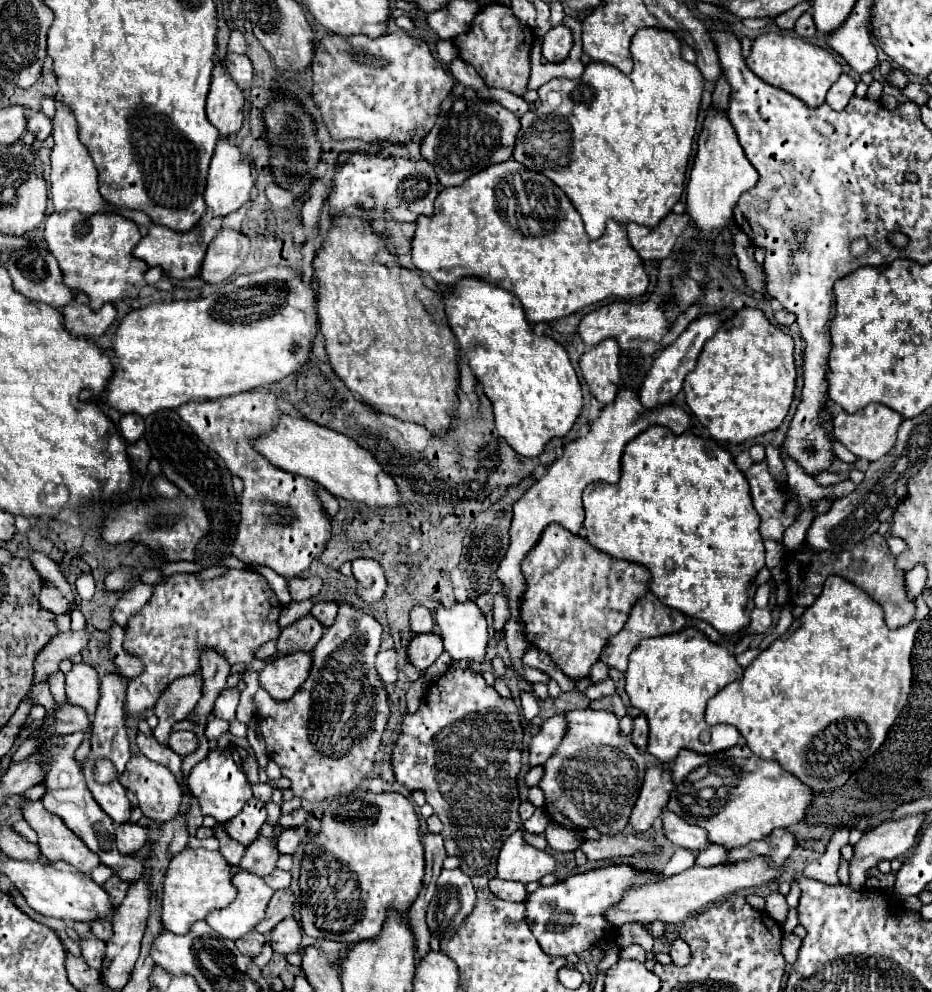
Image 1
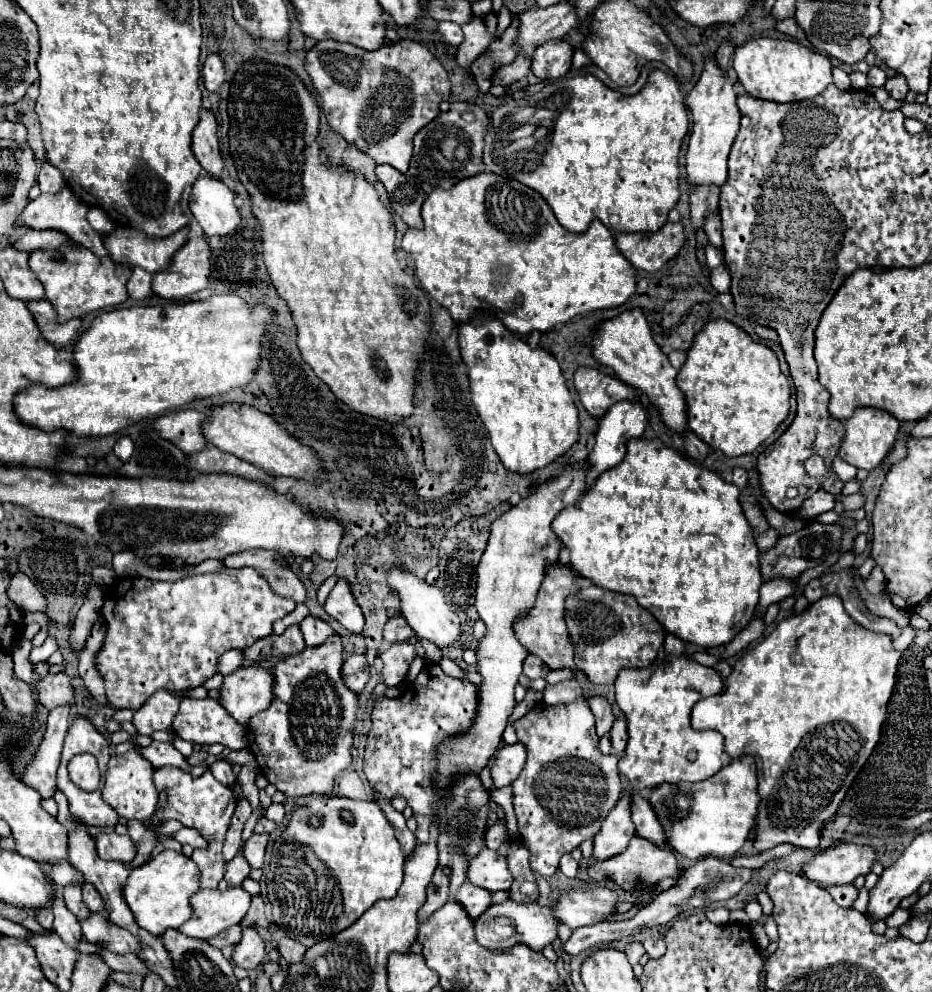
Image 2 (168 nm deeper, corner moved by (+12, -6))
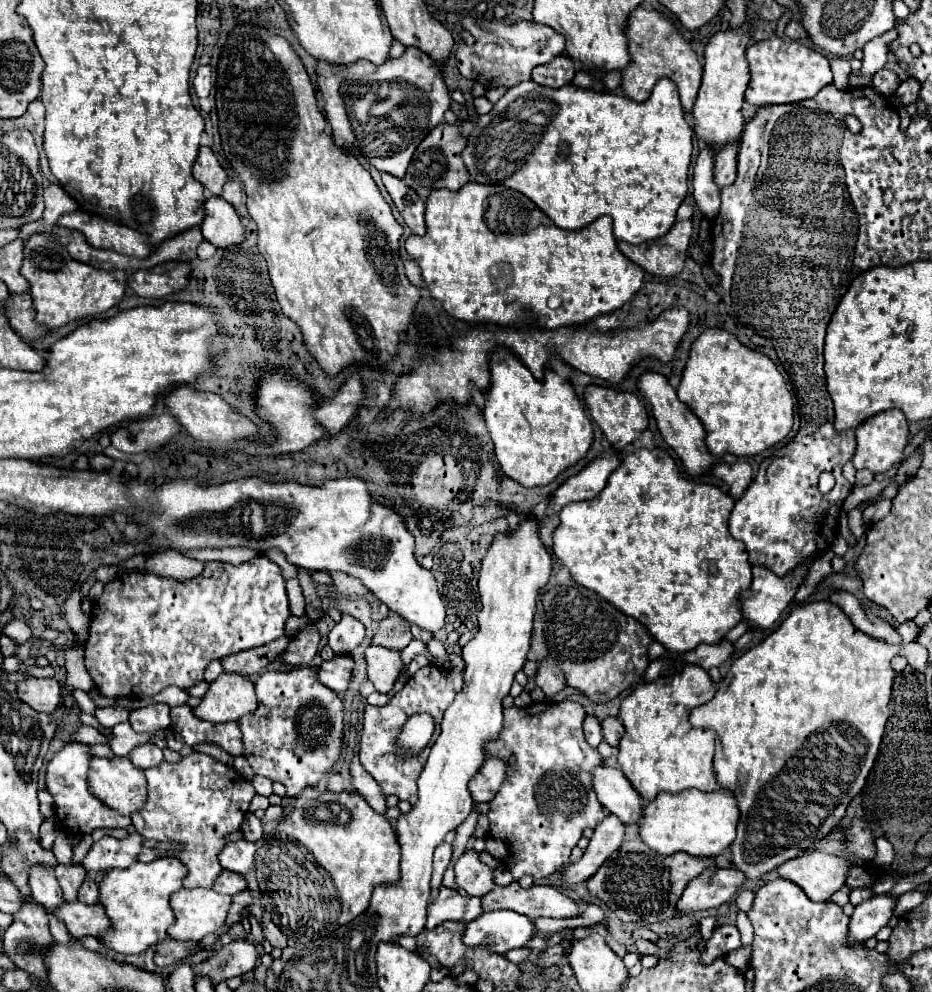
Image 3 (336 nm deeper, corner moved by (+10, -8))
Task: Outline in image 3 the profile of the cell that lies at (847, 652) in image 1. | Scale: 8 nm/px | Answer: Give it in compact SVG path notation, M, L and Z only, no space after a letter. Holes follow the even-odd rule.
M819 600L819 602L803 604L803 606L793 608L791 614L781 622L781 626L777 630L773 630L757 646L747 650L743 656L739 656L731 664L727 676L721 680L721 686L719 686L715 698L711 702L707 702L705 706L699 706L691 712L689 720L693 726L713 728L717 732L717 746L715 746L715 758L713 758L715 778L723 790L731 792L737 798L737 804L741 810L739 826L737 826L737 838L729 846L731 848L731 864L733 864L733 868L741 870L749 880L759 880L765 872L771 872L773 868L781 866L783 862L801 856L803 852L813 848L819 840L827 838L831 834L831 830L843 820L849 802L865 786L867 776L873 768L873 762L875 762L879 746L881 746L881 738L885 732L887 718L889 718L891 688L893 688L893 680L895 680L895 672L893 672L889 662L897 652L899 652L899 646L891 646L891 644L885 644L881 640L873 640L871 636L865 636L861 630L857 630L851 624L851 620L847 618L847 614L839 606L835 606L833 602Z

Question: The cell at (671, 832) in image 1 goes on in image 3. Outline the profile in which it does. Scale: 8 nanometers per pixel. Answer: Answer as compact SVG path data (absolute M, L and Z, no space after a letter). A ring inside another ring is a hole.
M597 766L591 784L601 806L607 808L609 814L615 814L623 824L635 824L641 818L641 798L635 796L633 786L629 786L625 774L617 766Z

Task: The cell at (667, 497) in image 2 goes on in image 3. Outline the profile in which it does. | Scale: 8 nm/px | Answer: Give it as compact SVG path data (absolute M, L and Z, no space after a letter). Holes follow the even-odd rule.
M639 448L631 454L627 454L619 468L611 472L609 480L607 480L607 486L601 490L601 494L597 494L593 500L585 500L585 502L573 502L569 506L565 506L561 512L559 512L559 526L557 530L553 532L553 554L561 560L561 564L569 570L571 578L597 592L599 596L603 596L609 604L613 604L619 612L623 612L625 616L631 616L635 618L637 622L641 622L649 634L661 642L665 646L667 652L671 654L683 654L683 652L689 652L693 648L697 648L697 644L705 642L705 644L715 644L717 640L721 640L735 624L741 622L741 610L739 610L739 590L741 588L747 588L751 584L751 564L747 560L747 550L745 550L745 544L741 544L739 540L735 540L731 534L729 534L729 526L727 526L727 520L729 520L729 514L733 510L735 502L731 496L723 494L719 488L715 486L707 486L707 484L697 484L697 482L691 482L687 480L675 460L661 448L655 448L655 450L647 450L647 448Z

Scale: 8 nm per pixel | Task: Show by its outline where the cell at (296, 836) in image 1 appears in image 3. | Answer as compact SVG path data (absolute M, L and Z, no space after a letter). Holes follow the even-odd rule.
M247 840L229 842L221 848L217 858L219 858L219 864L223 870L245 874L249 870L249 866L253 864L255 850L257 850L257 846L253 842L247 842Z

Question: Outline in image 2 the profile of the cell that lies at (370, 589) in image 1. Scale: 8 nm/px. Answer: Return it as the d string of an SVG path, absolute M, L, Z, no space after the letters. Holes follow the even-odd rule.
M339 578L335 588L331 590L327 602L325 602L325 612L339 620L347 630L351 632L361 632L365 618L363 612L351 594L351 584L345 578Z

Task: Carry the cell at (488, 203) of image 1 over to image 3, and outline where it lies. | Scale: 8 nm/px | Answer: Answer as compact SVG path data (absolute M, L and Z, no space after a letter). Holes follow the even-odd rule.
M467 182L457 192L431 192L425 208L425 224L427 234L409 236L405 248L419 264L431 296L443 304L449 316L469 324L493 322L499 326L519 326L523 320L533 320L549 330L583 324L619 310L637 294L645 276L617 248L609 216L601 216L581 230L561 230L527 196L505 186Z

